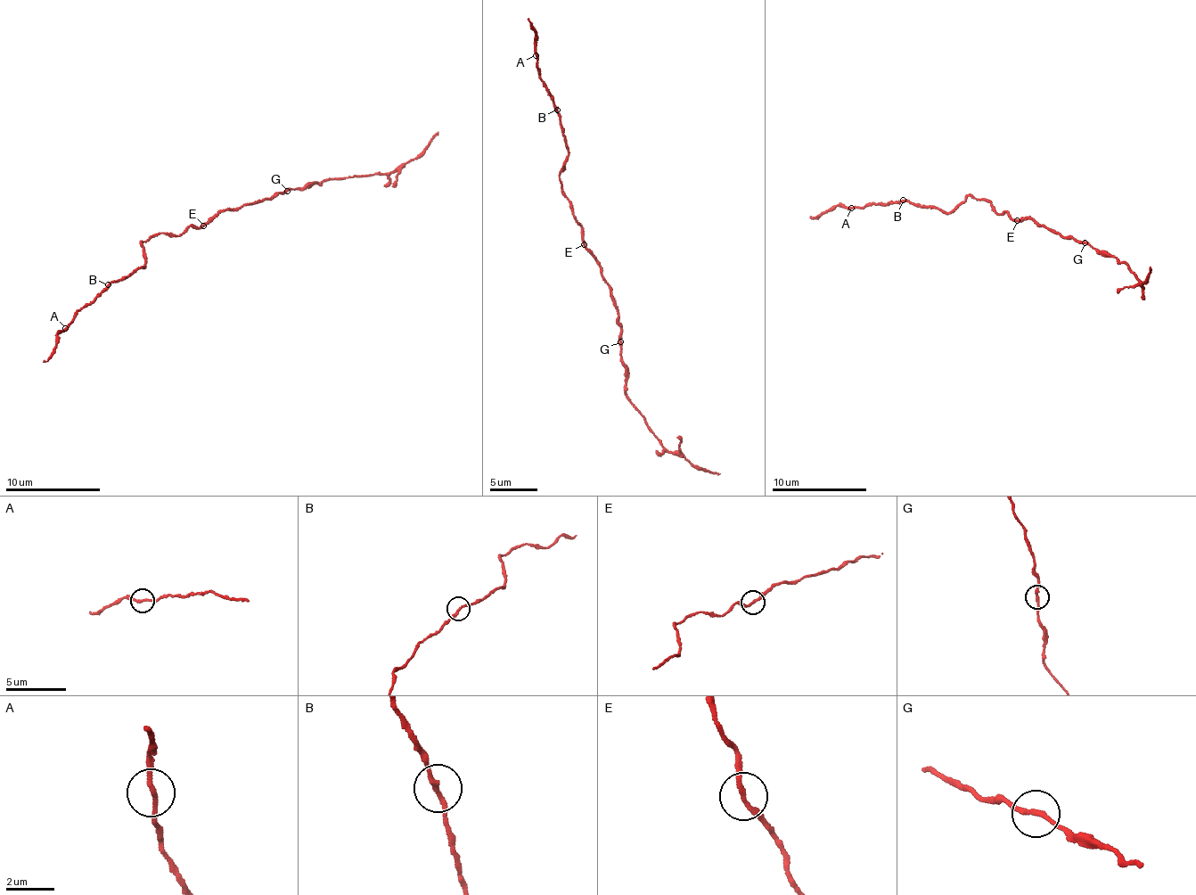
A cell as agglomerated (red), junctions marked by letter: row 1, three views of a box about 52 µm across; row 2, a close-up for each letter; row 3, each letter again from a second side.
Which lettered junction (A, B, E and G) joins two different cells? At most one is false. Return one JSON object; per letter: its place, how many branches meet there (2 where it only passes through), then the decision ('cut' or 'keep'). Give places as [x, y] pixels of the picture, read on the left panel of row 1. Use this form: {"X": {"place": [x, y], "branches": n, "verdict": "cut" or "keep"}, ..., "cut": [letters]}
{"A": {"place": [65, 328], "branches": 2, "verdict": "keep"}, "B": {"place": [108, 284], "branches": 2, "verdict": "keep"}, "E": {"place": [203, 225], "branches": 2, "verdict": "keep"}, "G": {"place": [287, 191], "branches": 2, "verdict": "cut"}, "cut": ["G"]}

